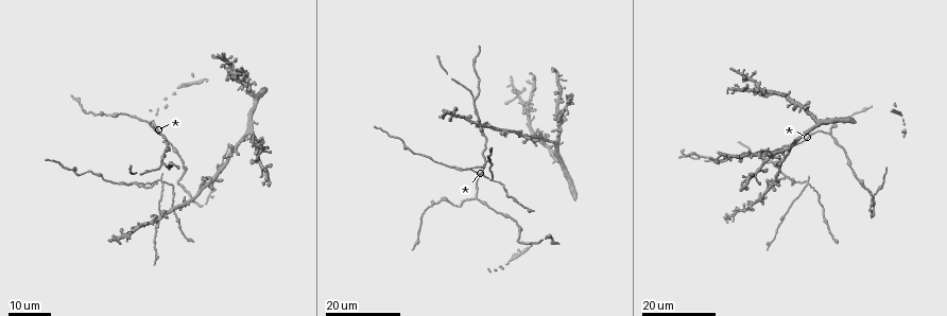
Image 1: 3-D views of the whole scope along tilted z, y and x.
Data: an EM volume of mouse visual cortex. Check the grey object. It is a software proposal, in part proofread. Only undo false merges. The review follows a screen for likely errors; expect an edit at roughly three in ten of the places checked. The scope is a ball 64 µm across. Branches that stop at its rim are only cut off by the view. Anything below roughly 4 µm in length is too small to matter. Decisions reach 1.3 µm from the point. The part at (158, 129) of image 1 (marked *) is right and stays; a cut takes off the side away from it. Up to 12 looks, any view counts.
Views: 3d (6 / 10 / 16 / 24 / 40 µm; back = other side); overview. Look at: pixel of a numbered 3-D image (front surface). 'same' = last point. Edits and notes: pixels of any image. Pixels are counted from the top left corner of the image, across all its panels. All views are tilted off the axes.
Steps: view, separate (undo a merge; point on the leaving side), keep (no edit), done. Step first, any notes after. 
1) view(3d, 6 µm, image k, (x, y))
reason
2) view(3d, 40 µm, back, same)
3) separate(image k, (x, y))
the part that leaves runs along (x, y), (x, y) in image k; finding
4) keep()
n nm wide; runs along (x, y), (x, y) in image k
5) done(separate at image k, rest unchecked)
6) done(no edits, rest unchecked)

view(3d, 16 µm, image 1, (819, 119))

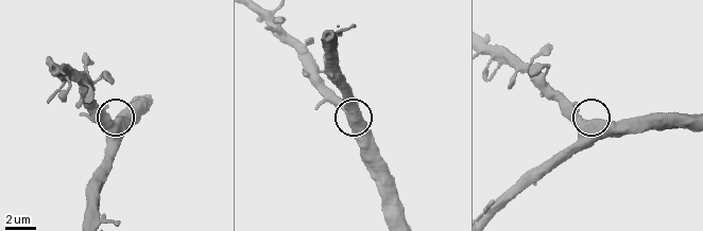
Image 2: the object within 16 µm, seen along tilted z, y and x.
view(3d, 10 µm, image 2, (584, 121))

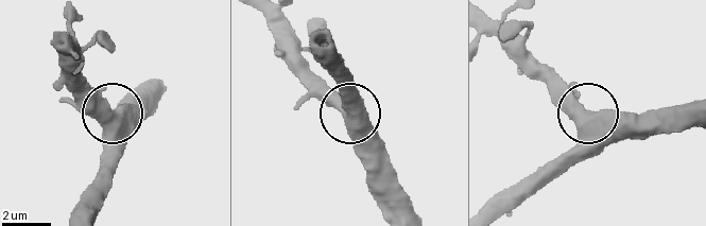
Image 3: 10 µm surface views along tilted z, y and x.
keep()
side arm 11 µm; all the same cell

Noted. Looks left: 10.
view(3d, 24 µm, image 1, (771, 157))
small branch off a trunk

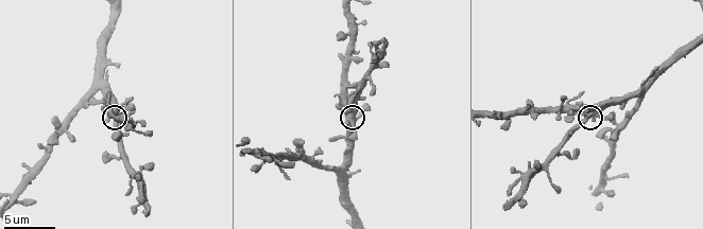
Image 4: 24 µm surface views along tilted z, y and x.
view(3d, 10 µm, image 4, (353, 115))
closer look

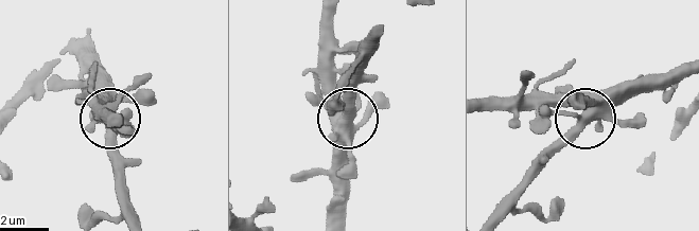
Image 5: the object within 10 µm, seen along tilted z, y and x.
keep()
runs along (329, 215), (341, 129), (355, 77) in image 5; continuous, no second cell

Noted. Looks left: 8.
view(3d, 24 µm, image 1, (477, 199))
arms part here

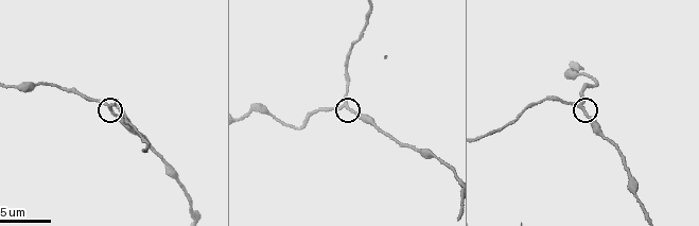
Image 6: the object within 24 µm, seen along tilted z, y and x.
view(3d, 10 µm, image 6, (347, 105))
closer look

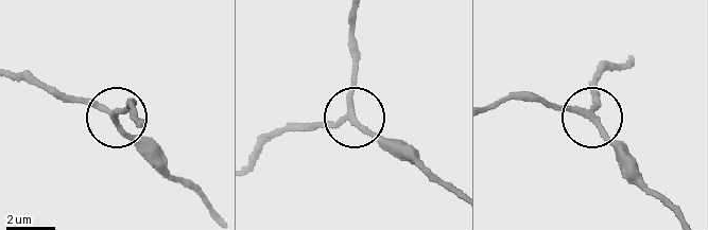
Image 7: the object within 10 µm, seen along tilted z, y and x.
keep()
3 arms; runs along (354, 16), (354, 111), (324, 125), (288, 125) in image 7; all the same cell

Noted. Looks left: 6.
view(3d, 24 µm, image 1, (139, 187))
branch point

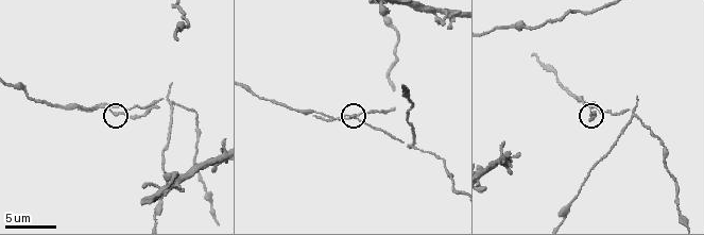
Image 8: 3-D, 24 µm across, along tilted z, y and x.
view(3d, 6 µm, image 8, (111, 111))

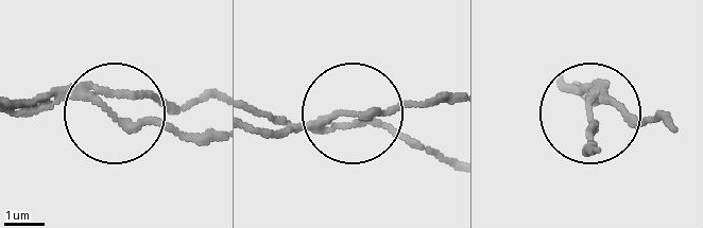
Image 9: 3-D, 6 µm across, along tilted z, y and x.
separate(image 9, (252, 129))
150 nm wide; the part that leaves runs along (310, 129), (360, 110), (453, 101) in image 9; a second cell is stuck on

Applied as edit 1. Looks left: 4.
view(overview)

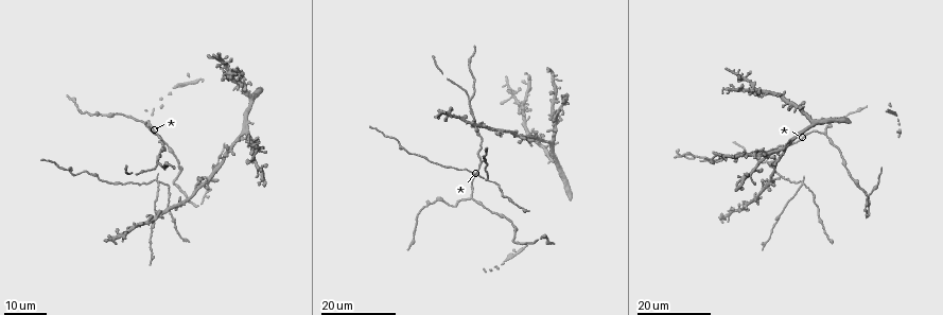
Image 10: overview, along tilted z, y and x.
view(3d, 24 µm, image 10, (400, 144))
sudden change in width

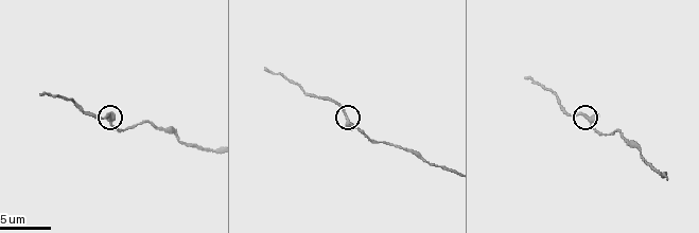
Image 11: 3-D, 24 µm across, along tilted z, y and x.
view(3d, 10 µm, image 11, (109, 114))

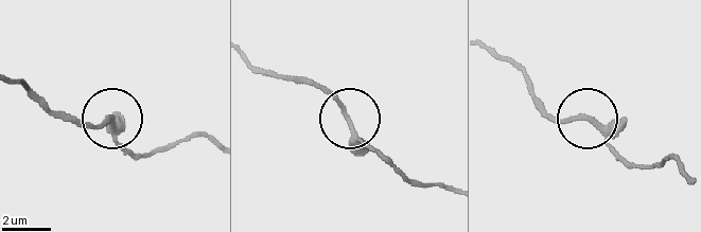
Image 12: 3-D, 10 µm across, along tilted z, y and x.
keep()
190 nm wide; runs along (448, 188), (396, 173), (313, 81) in image 12; all the same cell

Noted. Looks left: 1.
done(separate at image 9, rest unchecked)

